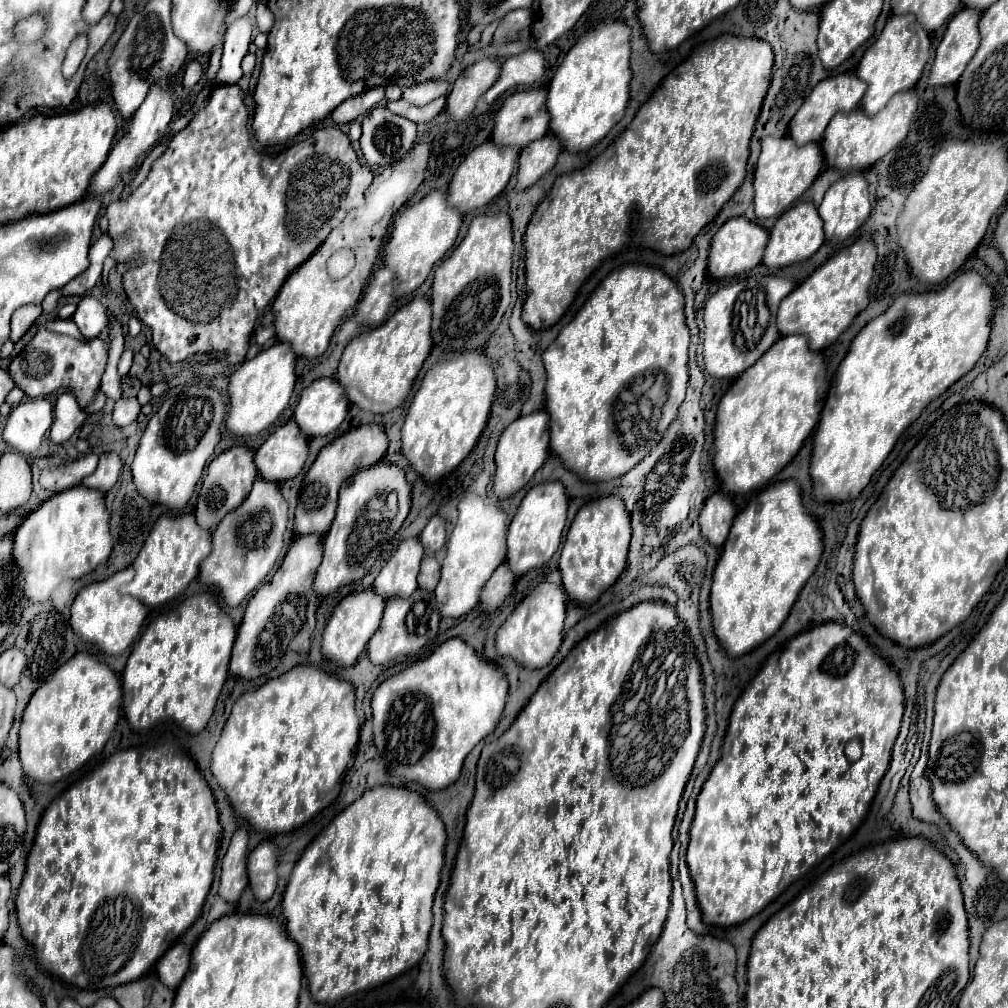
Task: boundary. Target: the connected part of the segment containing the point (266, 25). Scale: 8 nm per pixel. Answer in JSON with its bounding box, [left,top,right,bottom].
[256,3,274,33]

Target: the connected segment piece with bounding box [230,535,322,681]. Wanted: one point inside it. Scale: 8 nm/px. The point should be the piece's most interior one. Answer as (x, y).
(281, 616)

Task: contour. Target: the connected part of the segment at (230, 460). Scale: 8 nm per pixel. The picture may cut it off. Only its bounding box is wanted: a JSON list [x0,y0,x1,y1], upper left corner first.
[194,447,258,531]

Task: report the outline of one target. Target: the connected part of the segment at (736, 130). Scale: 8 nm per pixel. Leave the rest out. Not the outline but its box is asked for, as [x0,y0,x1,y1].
[522,35,774,331]

